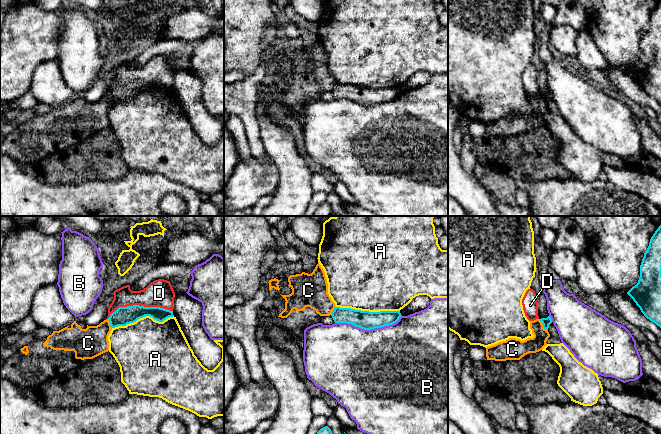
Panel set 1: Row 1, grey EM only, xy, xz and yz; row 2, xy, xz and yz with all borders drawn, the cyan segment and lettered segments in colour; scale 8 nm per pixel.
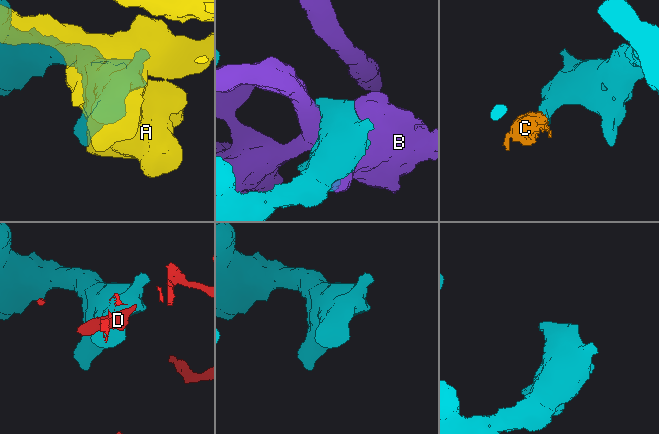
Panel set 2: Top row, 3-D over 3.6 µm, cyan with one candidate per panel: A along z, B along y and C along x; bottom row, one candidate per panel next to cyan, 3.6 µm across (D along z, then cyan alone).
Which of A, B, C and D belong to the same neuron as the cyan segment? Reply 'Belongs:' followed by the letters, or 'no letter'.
Belongs: no letter

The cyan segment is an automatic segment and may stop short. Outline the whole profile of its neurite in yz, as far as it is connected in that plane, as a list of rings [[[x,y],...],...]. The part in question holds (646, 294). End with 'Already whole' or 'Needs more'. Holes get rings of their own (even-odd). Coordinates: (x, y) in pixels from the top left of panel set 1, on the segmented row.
[[[661,225],[644,253],[638,283],[627,294],[644,316],[661,328]]]. Already whole

